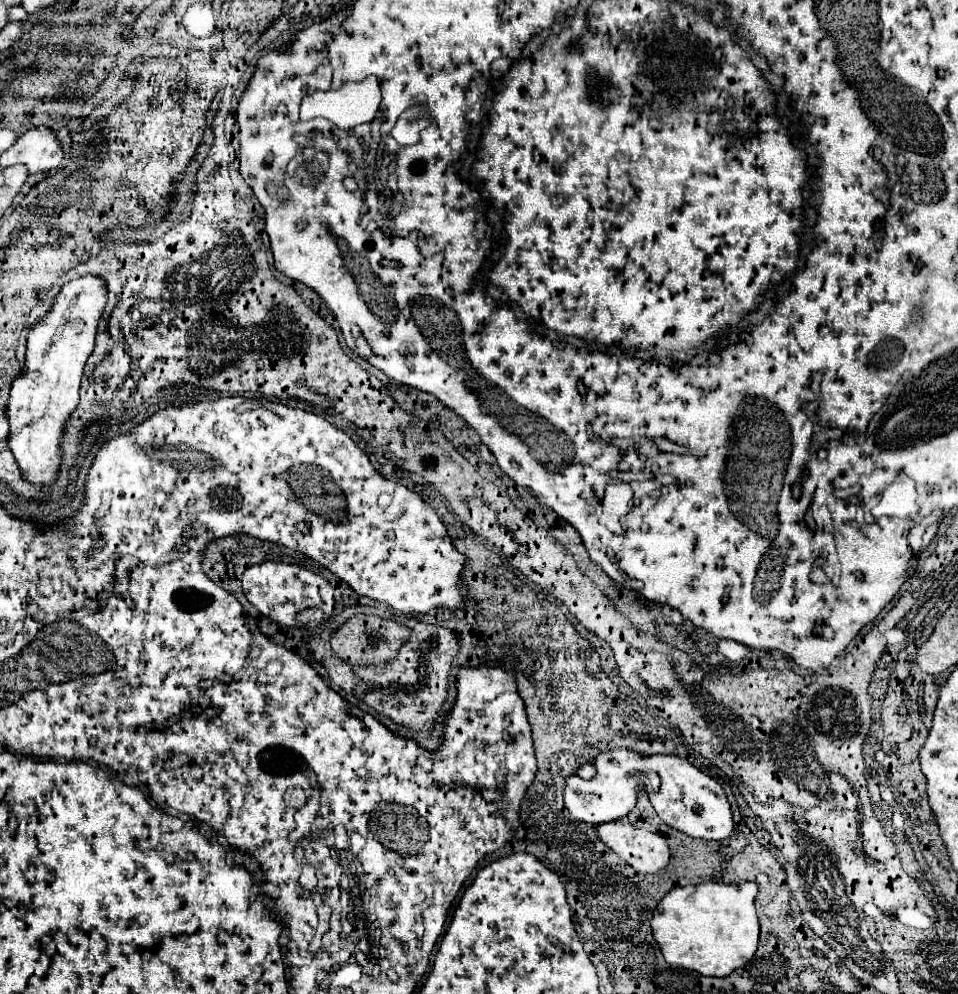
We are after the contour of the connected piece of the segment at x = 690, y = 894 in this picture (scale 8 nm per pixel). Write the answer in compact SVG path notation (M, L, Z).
M699 883L699 885L675 887L673 891L669 891L661 899L651 919L653 937L659 943L665 961L671 967L683 967L713 977L727 977L731 971L747 965L757 951L761 933L755 911L755 897L757 897L757 883L739 883L739 885Z

